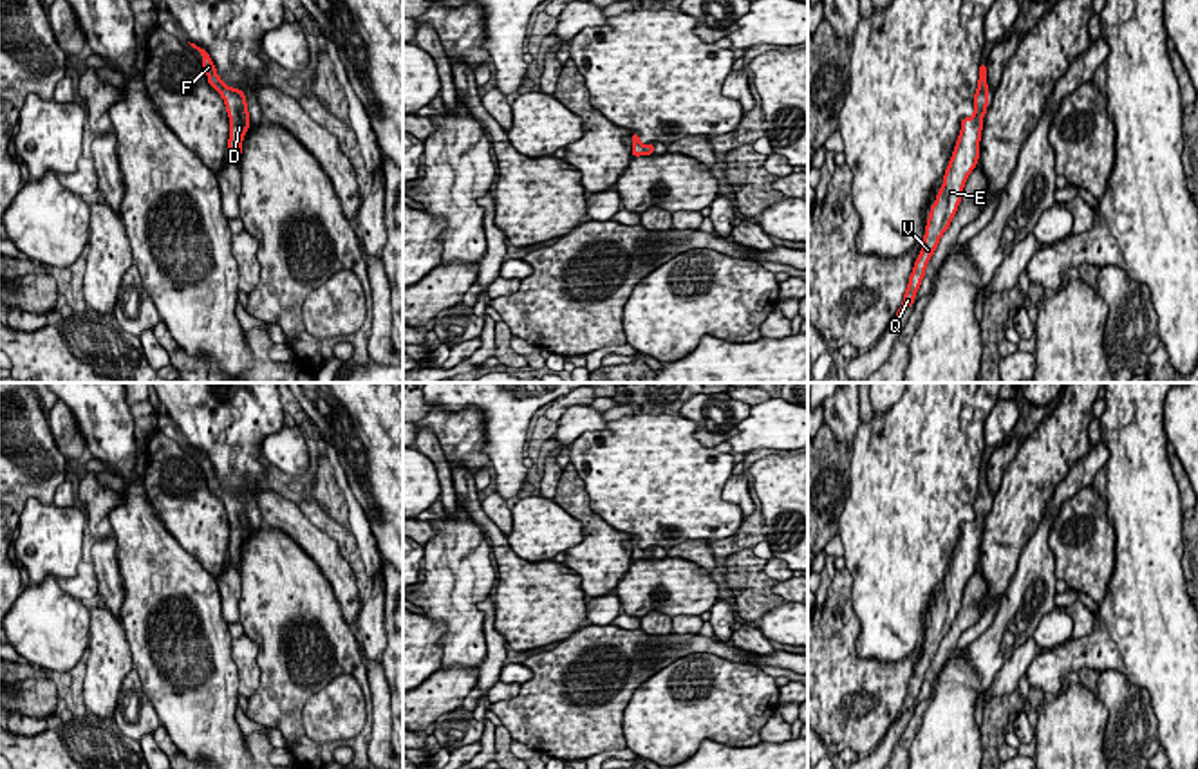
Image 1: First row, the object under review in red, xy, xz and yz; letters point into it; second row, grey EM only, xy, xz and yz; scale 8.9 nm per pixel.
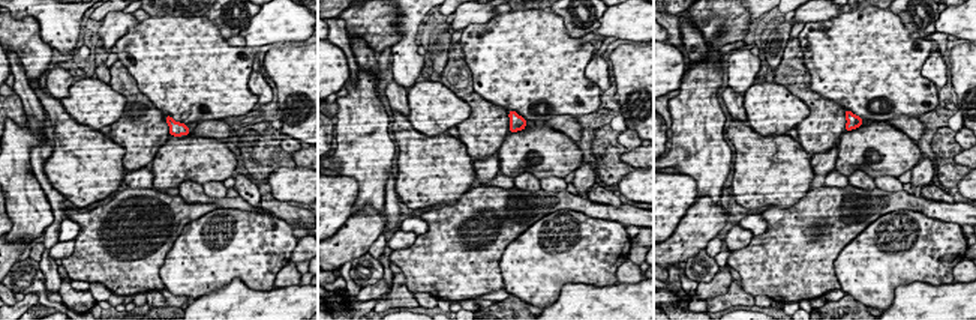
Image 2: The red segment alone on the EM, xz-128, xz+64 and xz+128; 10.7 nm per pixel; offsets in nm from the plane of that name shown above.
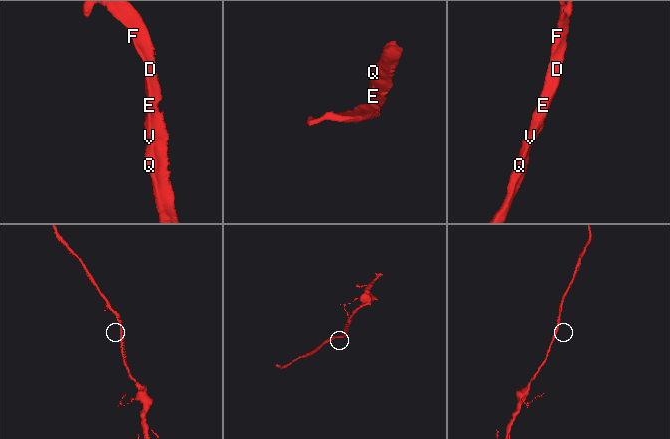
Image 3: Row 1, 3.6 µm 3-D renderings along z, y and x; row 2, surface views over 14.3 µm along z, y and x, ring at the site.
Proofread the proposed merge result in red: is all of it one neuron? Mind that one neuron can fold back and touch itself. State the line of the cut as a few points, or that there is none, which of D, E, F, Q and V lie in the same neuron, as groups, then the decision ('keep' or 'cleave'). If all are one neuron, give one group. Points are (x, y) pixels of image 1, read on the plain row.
cut none; groups D E F Q V; keep

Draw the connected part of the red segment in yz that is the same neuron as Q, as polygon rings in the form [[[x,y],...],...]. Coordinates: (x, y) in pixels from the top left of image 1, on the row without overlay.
[[[981,468],[978,495],[974,500],[974,520],[961,523],[961,536],[958,540],[954,558],[947,570],[943,590],[936,599],[936,607],[931,610],[931,619],[923,641],[923,652],[916,662],[902,711],[898,713],[896,720],[902,717],[903,711],[913,711],[914,700],[925,679],[925,672],[932,657],[936,655],[941,639],[949,634],[950,625],[956,619],[956,614],[961,607],[965,585],[978,569],[983,520],[988,513],[988,502],[990,500],[987,491],[987,471],[985,468]]]

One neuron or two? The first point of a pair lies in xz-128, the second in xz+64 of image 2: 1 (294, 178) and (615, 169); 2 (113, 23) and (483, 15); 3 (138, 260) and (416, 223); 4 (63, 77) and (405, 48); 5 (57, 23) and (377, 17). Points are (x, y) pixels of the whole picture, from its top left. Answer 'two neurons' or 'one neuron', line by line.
1: two neurons
2: one neuron
3: two neurons
4: two neurons
5: two neurons

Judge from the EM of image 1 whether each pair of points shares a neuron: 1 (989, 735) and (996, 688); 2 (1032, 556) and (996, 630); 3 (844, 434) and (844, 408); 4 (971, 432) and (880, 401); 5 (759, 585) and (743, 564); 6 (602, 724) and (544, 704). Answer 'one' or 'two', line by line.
1: two
2: one
3: one
4: two
5: one
6: one

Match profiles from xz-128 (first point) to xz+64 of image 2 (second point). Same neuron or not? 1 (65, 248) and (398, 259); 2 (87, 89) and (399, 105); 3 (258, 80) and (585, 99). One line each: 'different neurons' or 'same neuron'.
1: different neurons
2: different neurons
3: different neurons

